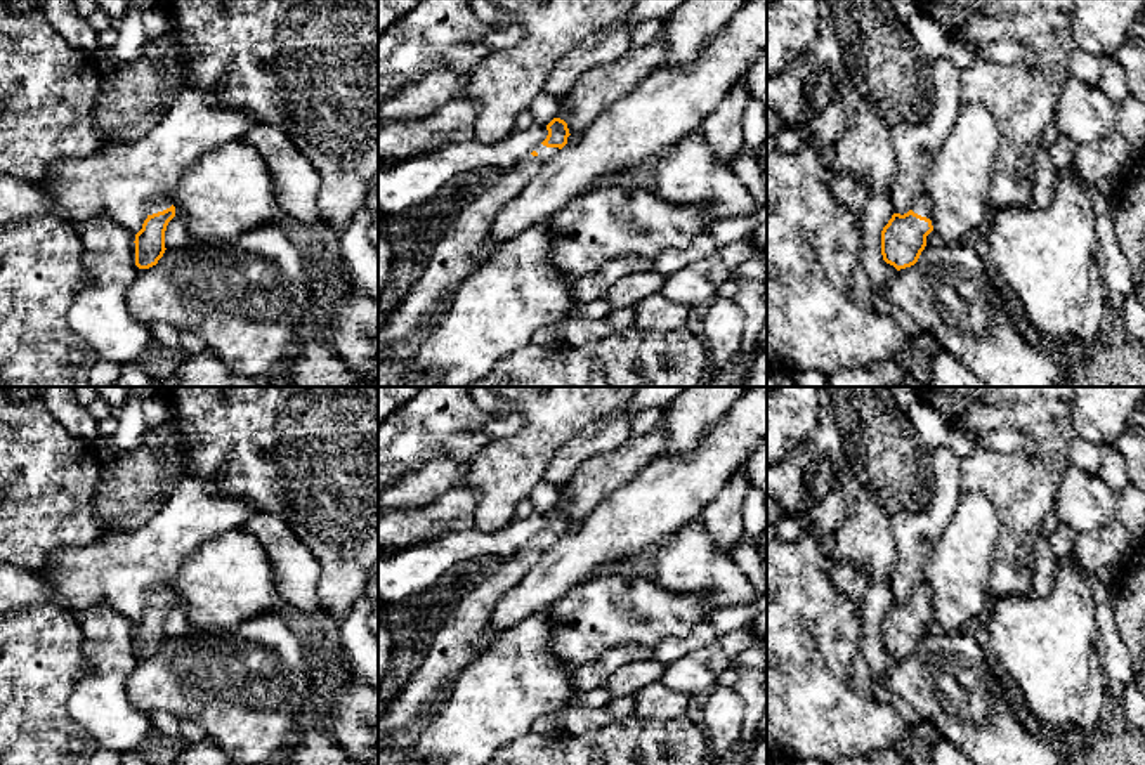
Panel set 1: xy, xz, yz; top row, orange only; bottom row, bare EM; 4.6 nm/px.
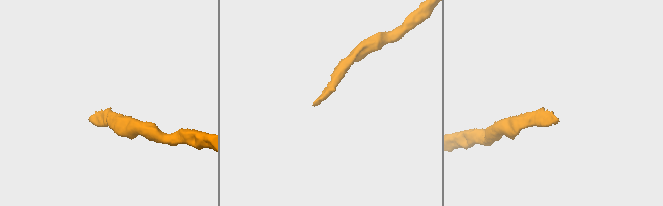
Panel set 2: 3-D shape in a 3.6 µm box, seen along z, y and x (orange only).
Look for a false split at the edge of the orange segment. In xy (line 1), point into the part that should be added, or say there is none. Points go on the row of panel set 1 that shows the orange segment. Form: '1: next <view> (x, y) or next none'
1: next xy (158, 203)

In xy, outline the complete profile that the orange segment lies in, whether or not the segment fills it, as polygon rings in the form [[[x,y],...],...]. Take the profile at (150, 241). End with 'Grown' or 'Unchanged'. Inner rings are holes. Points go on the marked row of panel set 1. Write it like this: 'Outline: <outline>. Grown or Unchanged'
Outline: [[[154,198],[149,203],[149,215],[142,229],[135,234],[135,265],[149,269],[158,264],[165,253],[165,231],[168,222],[175,217],[175,206],[168,198]]]. Grown

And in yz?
Outline: [[[923,193],[914,198],[907,213],[892,215],[881,231],[881,255],[887,264],[900,271],[918,262],[926,246],[926,236],[933,231],[932,208],[932,201]]]. Grown

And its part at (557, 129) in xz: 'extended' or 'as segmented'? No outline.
extended

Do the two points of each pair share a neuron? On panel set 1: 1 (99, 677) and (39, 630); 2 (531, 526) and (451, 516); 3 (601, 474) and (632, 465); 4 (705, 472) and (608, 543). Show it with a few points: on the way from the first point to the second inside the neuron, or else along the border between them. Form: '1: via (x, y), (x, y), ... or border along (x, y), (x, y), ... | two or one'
1: border along (82, 627), (85, 668), (66, 703) | two
2: border along (472, 526), (462, 531), (443, 533), (434, 540) | two
3: via (608, 470), (625, 465) | one
4: via (680, 484), (632, 519) | one

